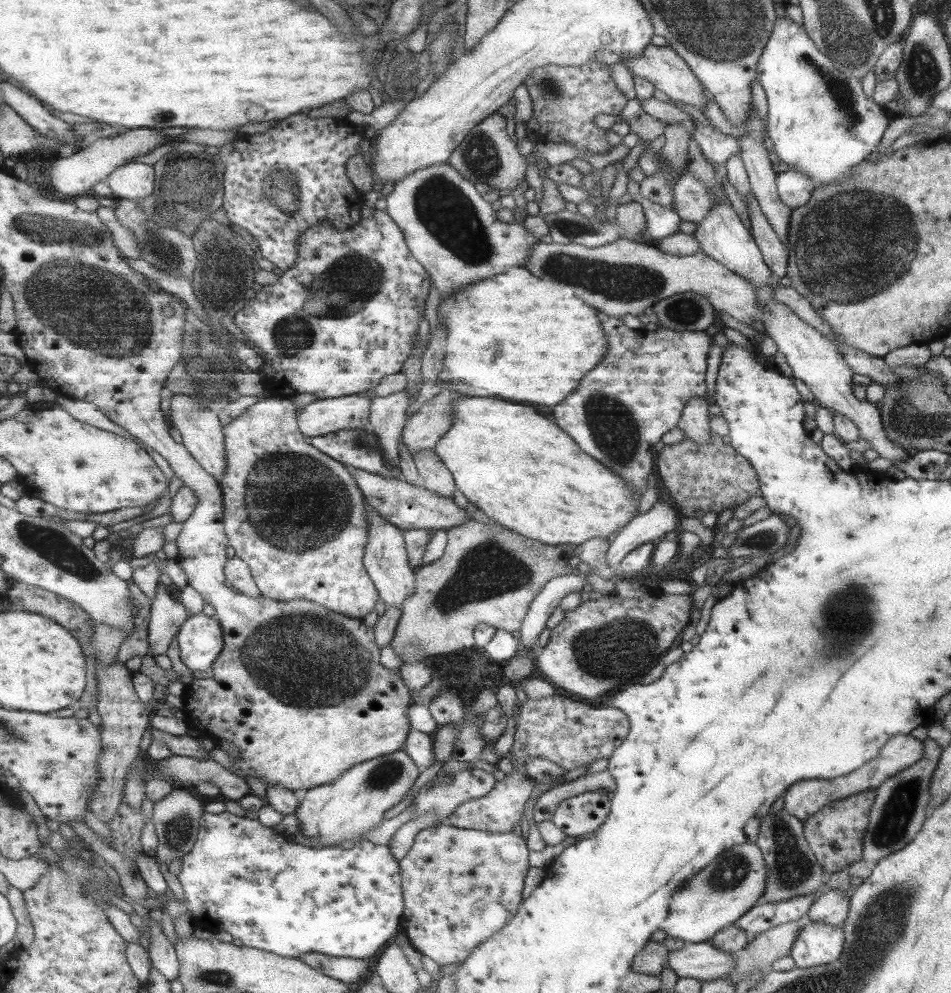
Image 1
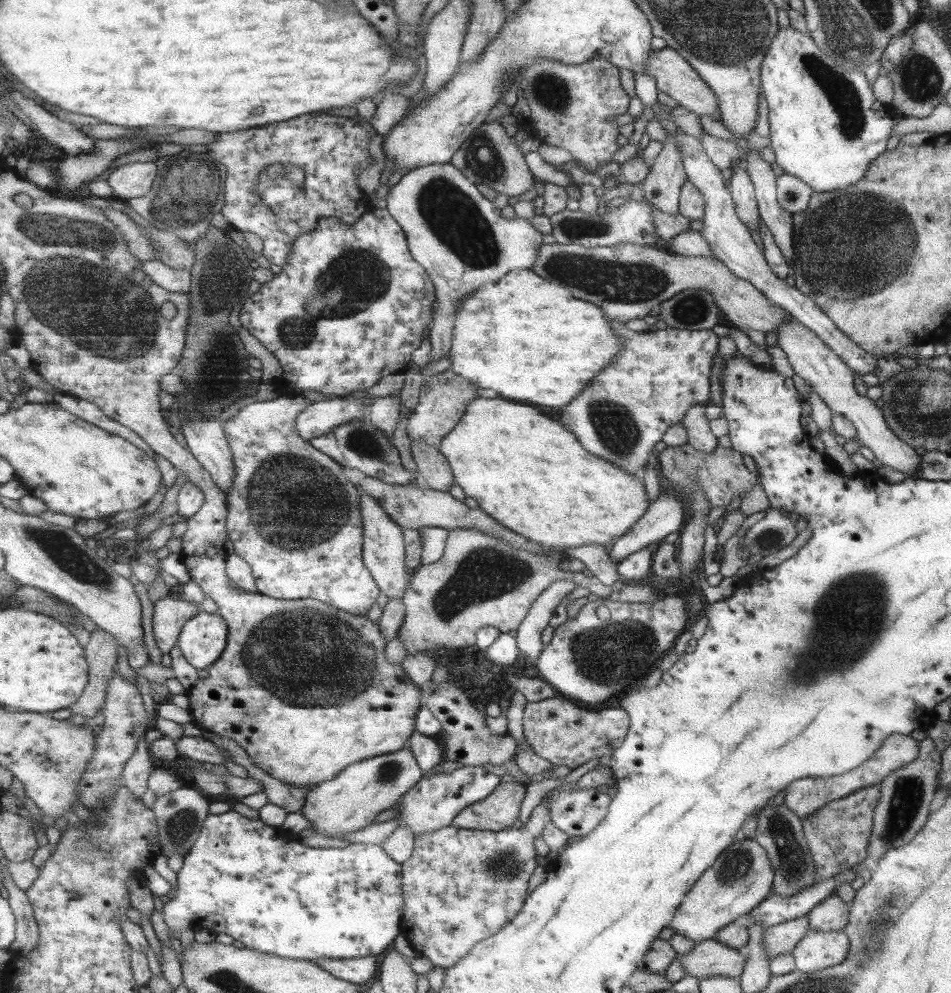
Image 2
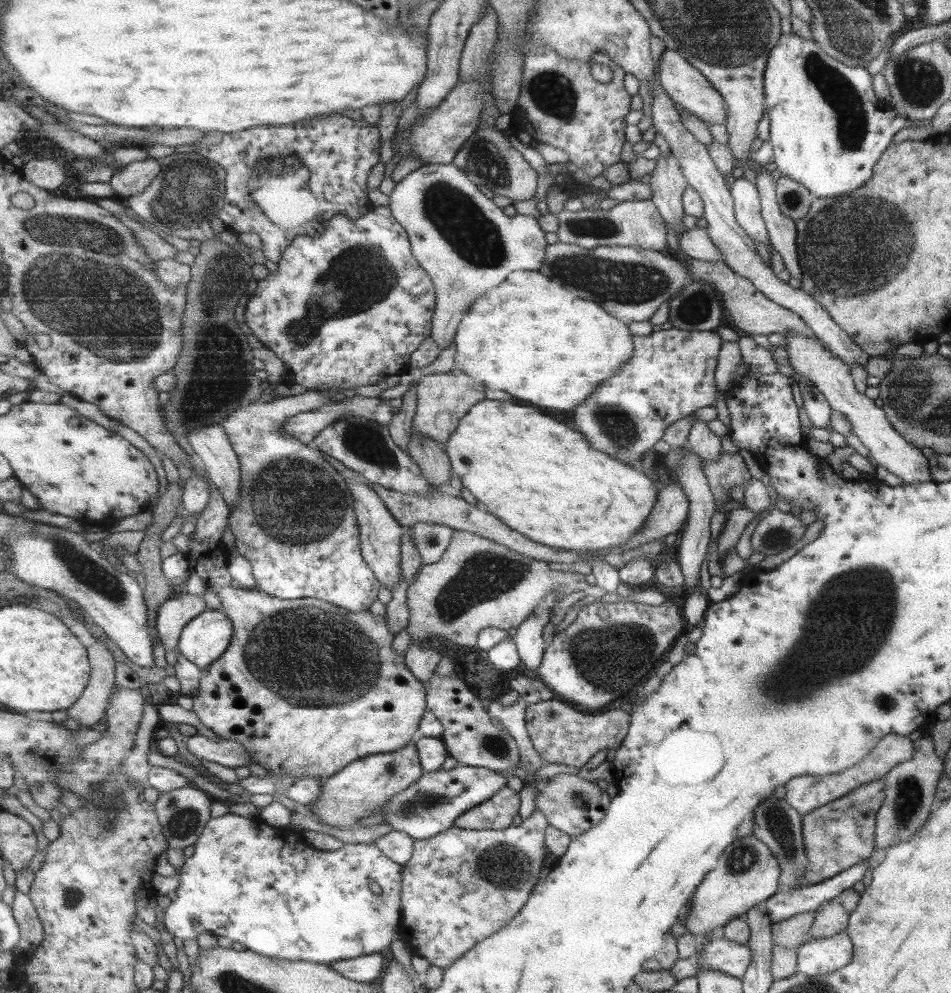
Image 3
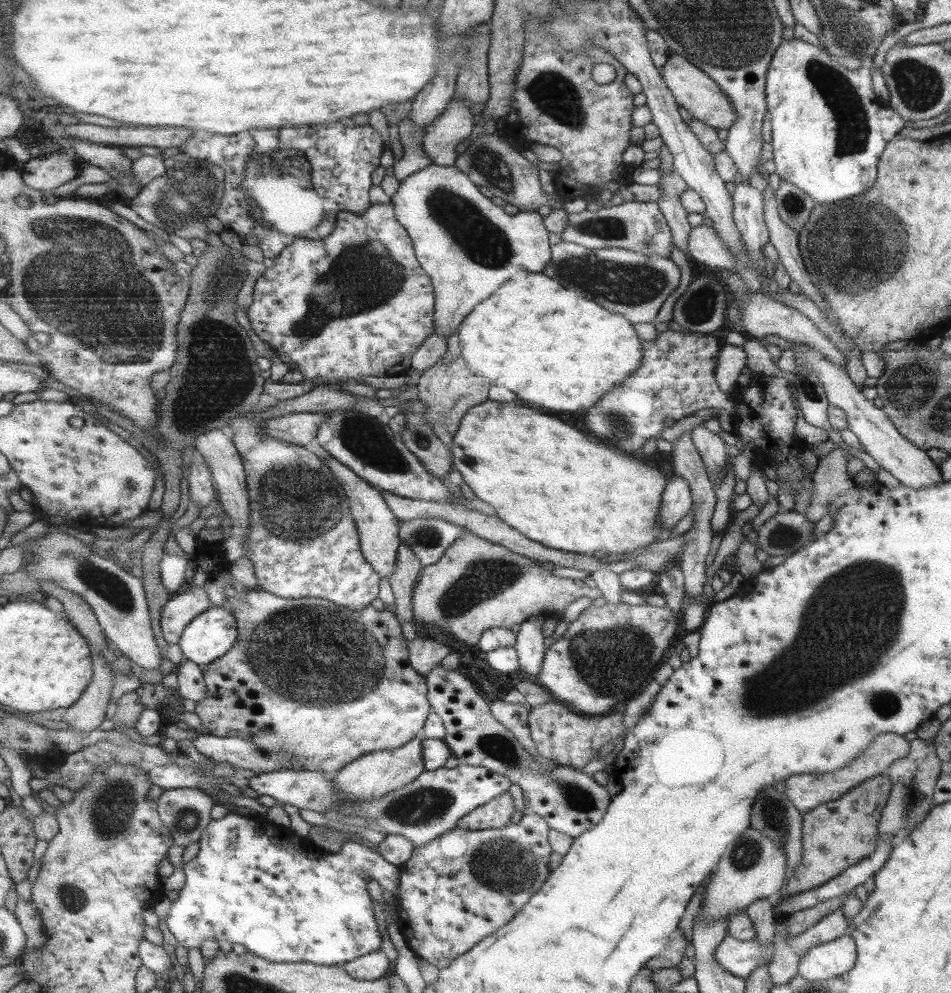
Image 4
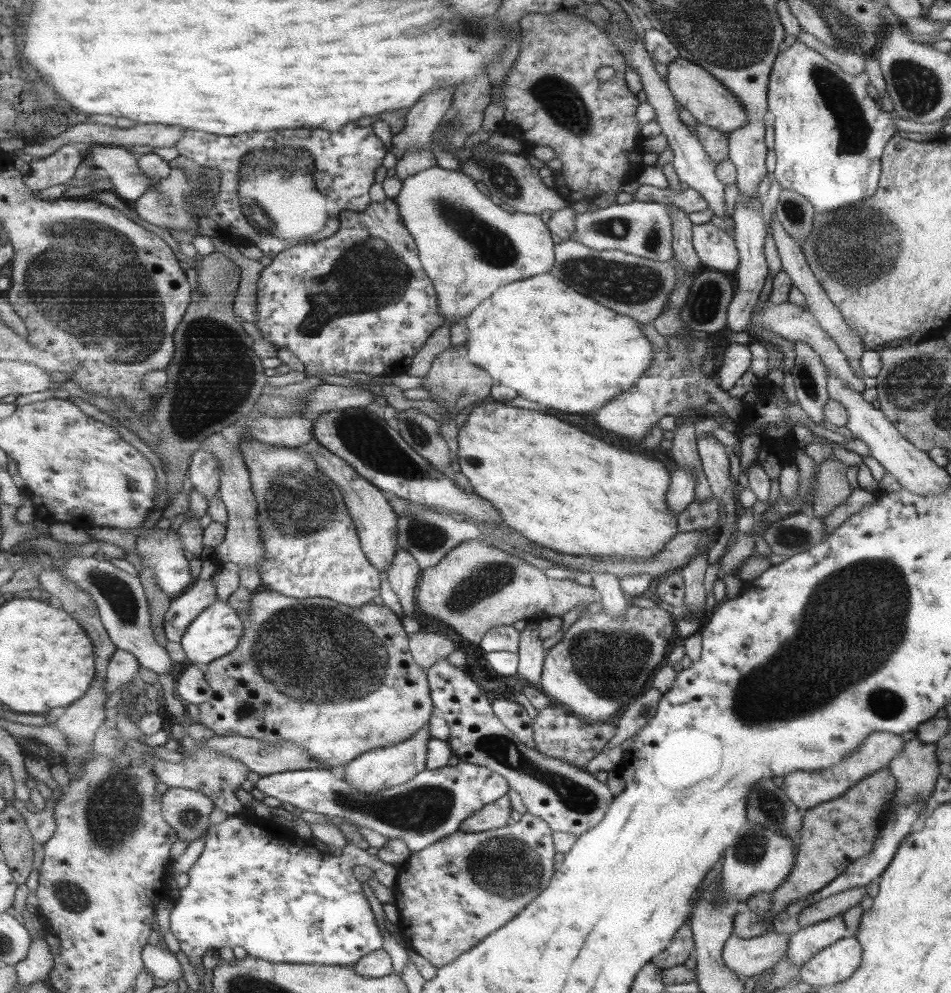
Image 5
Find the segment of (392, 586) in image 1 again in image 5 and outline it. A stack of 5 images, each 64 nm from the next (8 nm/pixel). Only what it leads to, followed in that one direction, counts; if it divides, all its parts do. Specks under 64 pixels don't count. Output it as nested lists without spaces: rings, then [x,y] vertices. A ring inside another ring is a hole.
[[[318,444],[321,451],[311,451],[319,463],[319,468],[331,477],[335,484],[338,484],[343,491],[345,504],[358,525],[360,540],[362,541],[363,552],[371,564],[375,565],[381,572],[386,572],[394,563],[395,555],[398,554],[399,516],[391,502],[384,498],[383,489],[375,486],[370,480],[363,478],[346,460],[337,456],[334,452]]]

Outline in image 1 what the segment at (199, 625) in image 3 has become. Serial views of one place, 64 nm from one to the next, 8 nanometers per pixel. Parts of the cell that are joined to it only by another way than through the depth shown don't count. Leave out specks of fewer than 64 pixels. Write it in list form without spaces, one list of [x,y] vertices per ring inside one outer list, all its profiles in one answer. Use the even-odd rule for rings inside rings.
[[[203,613],[193,615],[183,623],[177,640],[179,640],[183,662],[193,671],[212,669],[225,648],[222,624],[217,616],[209,617]]]

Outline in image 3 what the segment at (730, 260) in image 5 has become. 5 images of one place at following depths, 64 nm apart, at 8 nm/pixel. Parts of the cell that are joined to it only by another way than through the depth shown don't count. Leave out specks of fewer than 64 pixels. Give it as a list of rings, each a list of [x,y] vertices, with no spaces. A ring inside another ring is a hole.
[[[695,227],[681,233],[677,239],[677,246],[687,257],[723,263],[720,252],[710,243],[704,228]]]

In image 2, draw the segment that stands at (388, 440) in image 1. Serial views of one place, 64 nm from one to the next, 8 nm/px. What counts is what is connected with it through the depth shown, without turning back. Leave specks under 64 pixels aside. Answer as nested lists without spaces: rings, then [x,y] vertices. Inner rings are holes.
[[[386,396],[384,398],[370,398],[372,400],[370,419],[373,426],[383,431],[391,443],[394,443],[393,437],[395,437],[395,431],[399,427],[403,418],[403,412],[401,408],[404,404],[401,400],[401,396]]]

